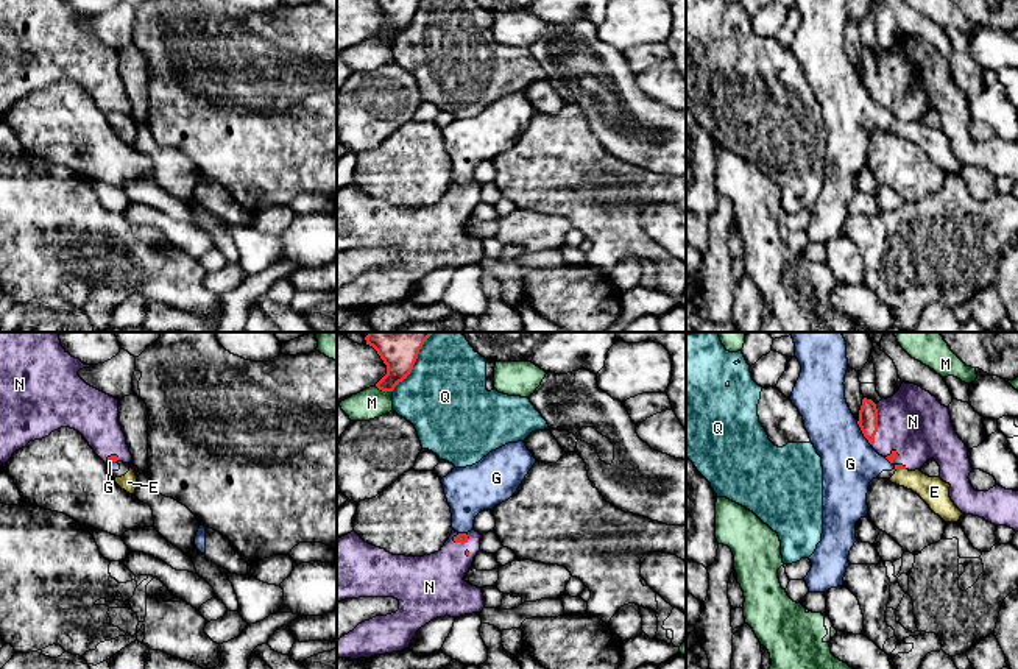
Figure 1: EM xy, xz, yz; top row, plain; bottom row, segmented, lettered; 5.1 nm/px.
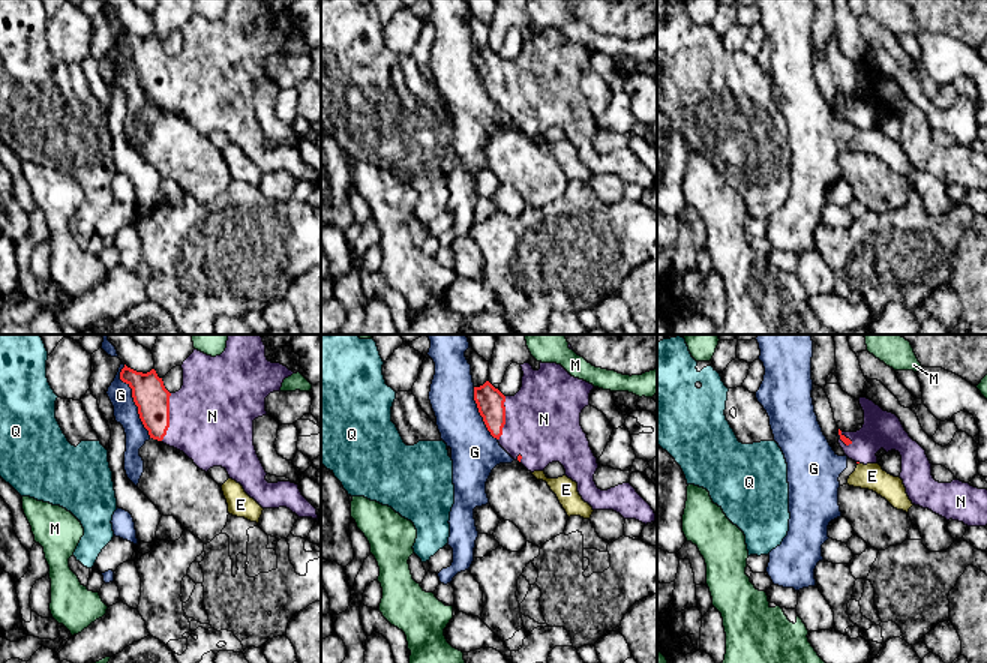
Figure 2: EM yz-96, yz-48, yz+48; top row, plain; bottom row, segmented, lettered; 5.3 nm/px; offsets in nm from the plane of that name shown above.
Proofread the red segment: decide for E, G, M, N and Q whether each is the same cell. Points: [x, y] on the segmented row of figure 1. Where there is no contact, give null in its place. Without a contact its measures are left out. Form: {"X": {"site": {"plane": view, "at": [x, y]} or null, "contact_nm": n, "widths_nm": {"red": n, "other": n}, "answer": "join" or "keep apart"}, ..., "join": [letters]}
{"E": {"site": {"plane": "yz", "at": [901, 468]}, "contact_nm": 50, "widths_nm": {"red": 30, "other": 150}, "answer": "keep apart"}, "G": {"site": {"plane": "yz", "at": [862, 432]}, "contact_nm": 150, "widths_nm": {"red": 100, "other": 280}, "answer": "keep apart"}, "M": {"site": {"plane": "xz", "at": [384, 390]}, "contact_nm": 90, "widths_nm": {"red": 220, "other": 160}, "answer": "keep apart"}, "N": {"site": {"plane": "yz", "at": [876, 424]}, "contact_nm": 220, "widths_nm": {"red": 100, "other": 340}, "answer": "join"}, "Q": {"site": {"plane": "xz", "at": [415, 361]}, "contact_nm": 360, "widths_nm": {"red": 280, "other": 440}, "answer": "keep apart"}, "join": ["N"]}

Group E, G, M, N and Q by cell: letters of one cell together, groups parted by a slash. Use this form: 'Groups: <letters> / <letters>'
Groups: E Q / G / M / N

